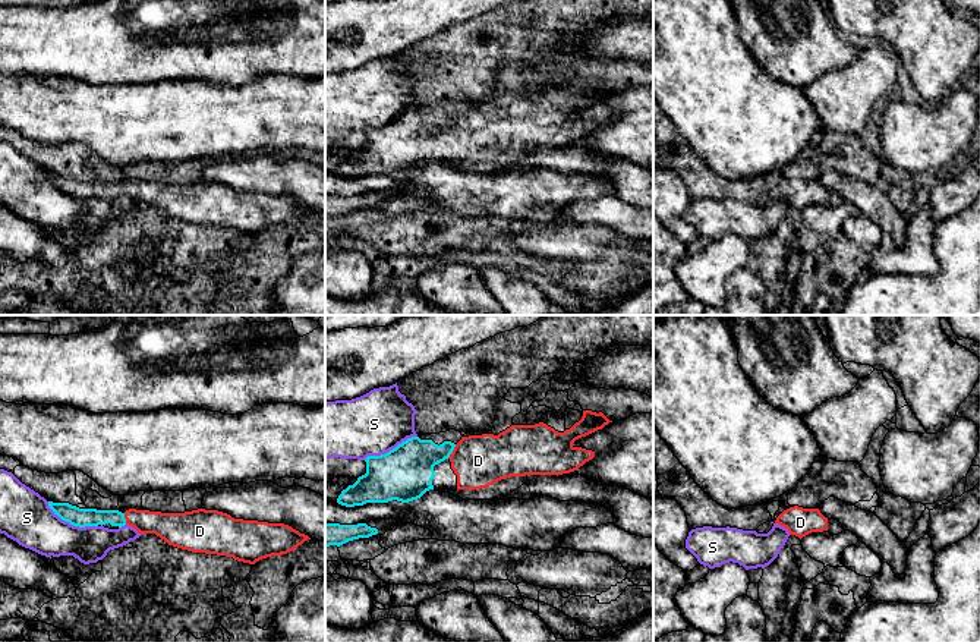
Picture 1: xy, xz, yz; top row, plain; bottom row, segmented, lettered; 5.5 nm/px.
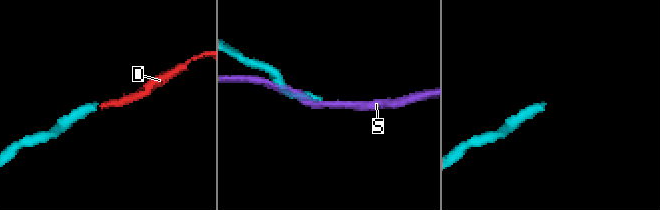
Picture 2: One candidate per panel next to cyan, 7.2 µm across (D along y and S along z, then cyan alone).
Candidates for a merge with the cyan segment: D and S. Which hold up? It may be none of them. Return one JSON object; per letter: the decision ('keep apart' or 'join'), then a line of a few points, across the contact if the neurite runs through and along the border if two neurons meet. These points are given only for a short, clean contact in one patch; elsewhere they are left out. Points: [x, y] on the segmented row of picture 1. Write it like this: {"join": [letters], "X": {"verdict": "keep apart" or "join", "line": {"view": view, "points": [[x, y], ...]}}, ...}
{"join": ["D"], "D": {"verdict": "join", "line": {"view": "xz", "points": [[409, 468], [425, 453], [451, 452], [478, 460]]}}, "S": {"verdict": "keep apart"}}

